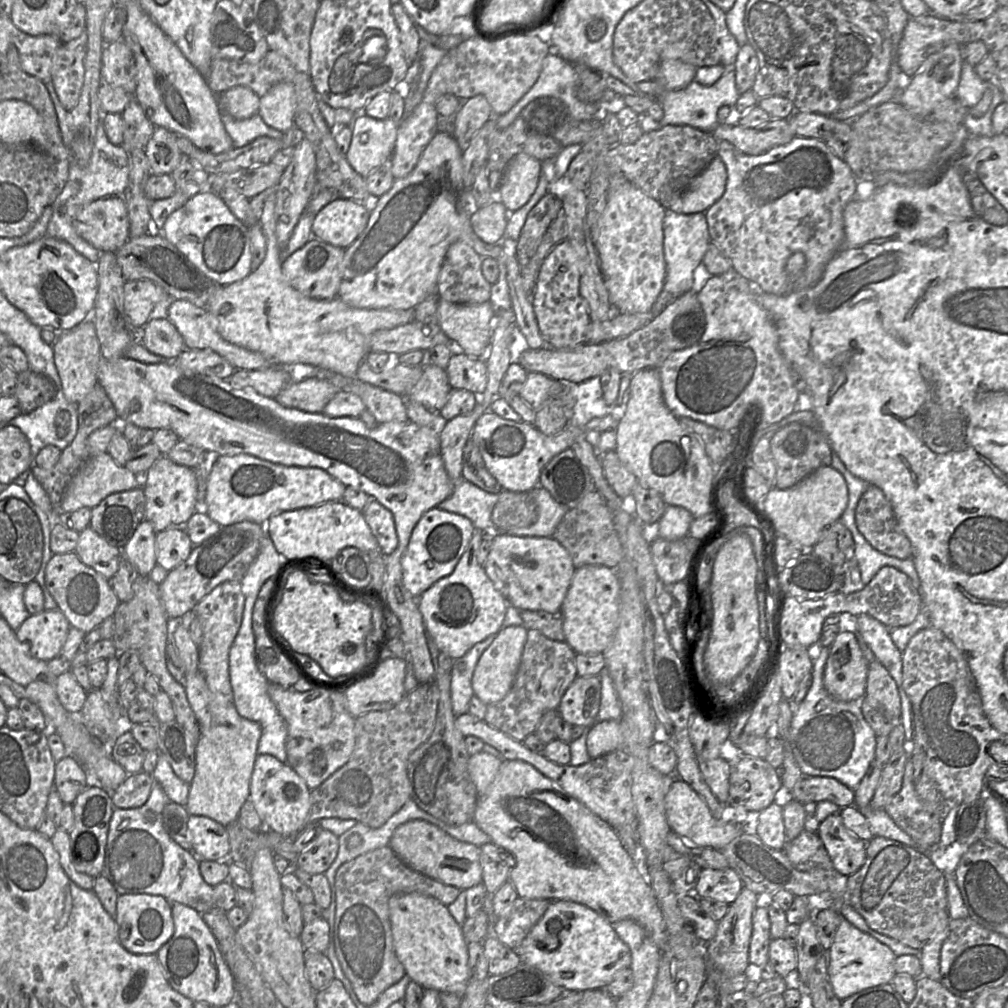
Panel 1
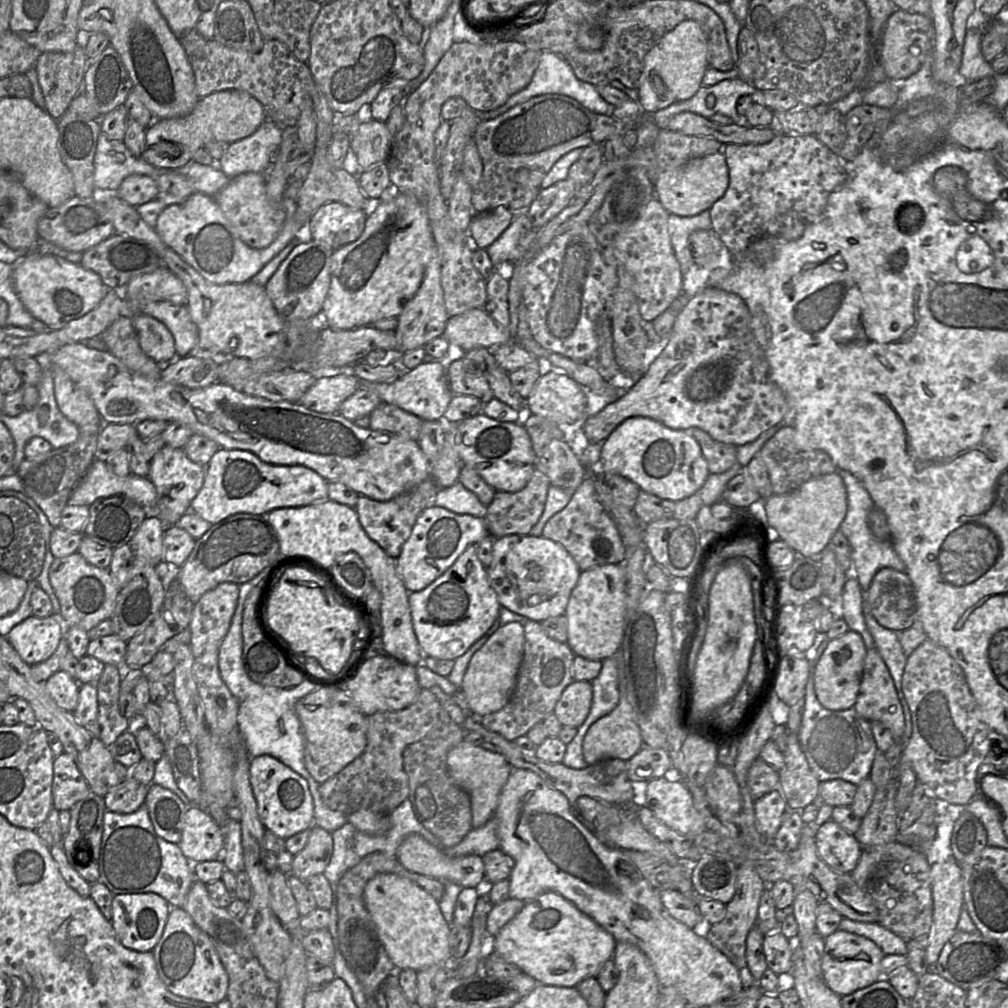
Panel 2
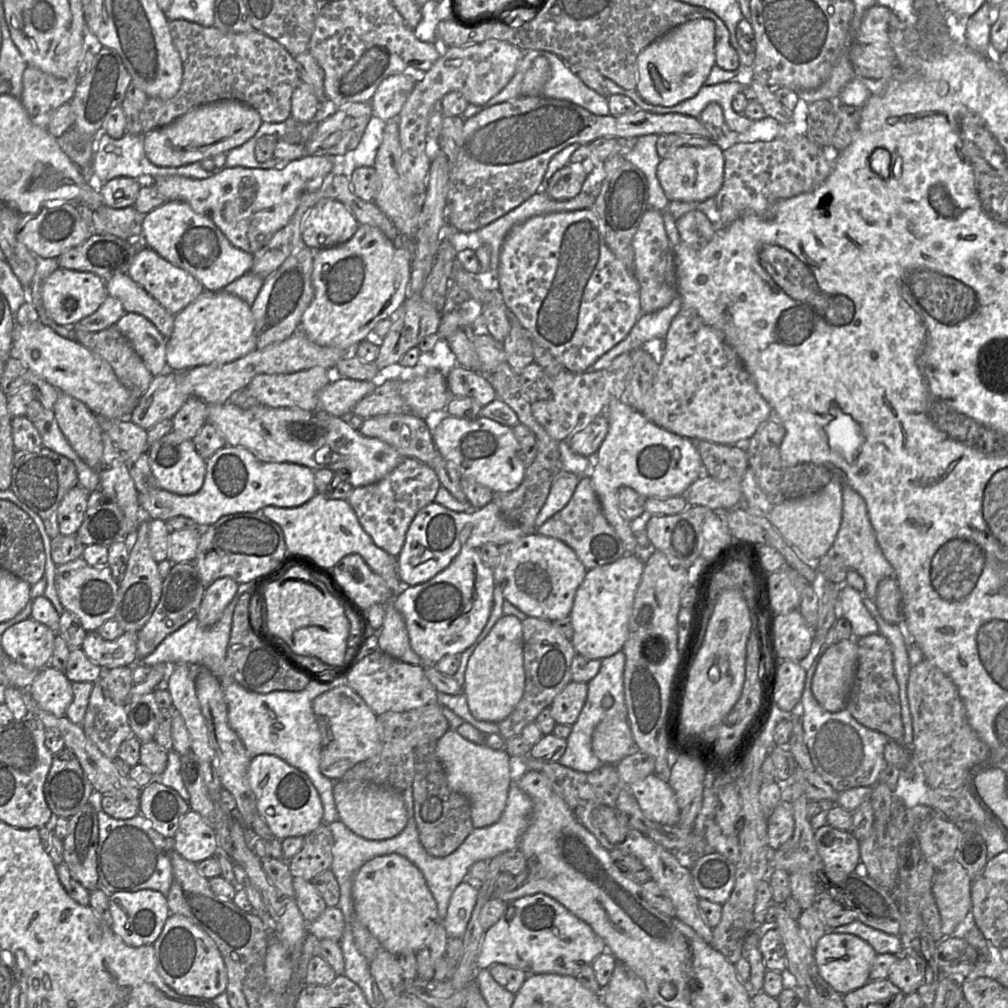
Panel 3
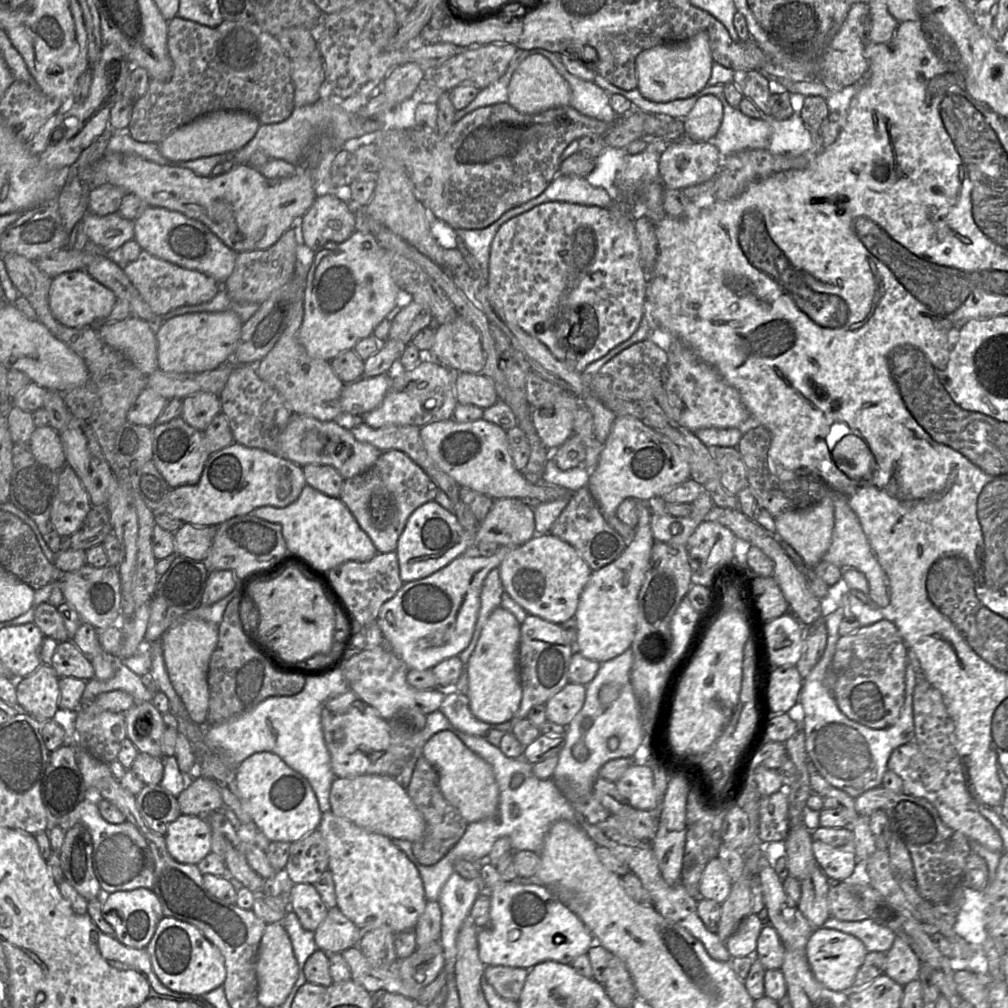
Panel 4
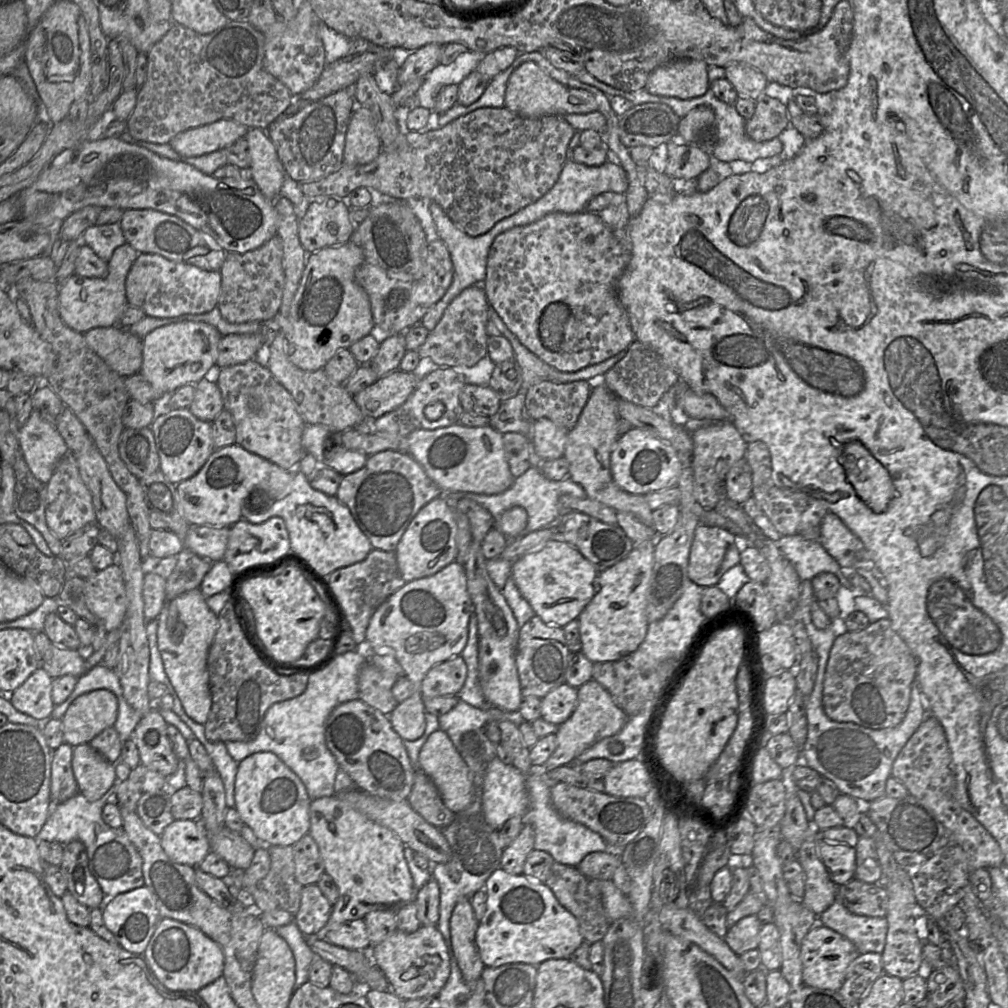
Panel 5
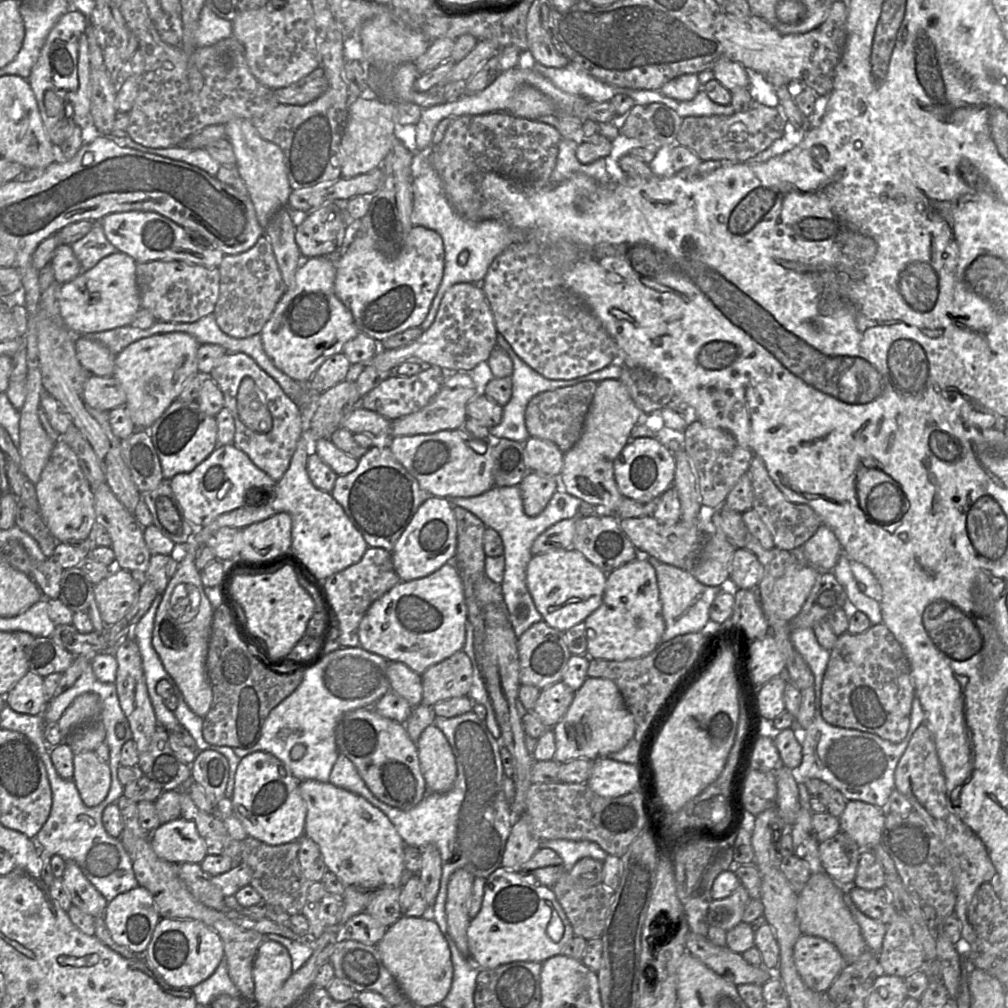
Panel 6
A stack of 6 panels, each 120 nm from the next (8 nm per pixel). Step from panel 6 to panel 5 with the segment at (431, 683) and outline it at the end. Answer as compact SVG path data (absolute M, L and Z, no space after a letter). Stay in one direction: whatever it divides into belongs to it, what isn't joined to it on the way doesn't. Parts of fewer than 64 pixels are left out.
M461 656L432 667L421 683L421 694L424 699L437 696L456 696L466 681L467 666Z

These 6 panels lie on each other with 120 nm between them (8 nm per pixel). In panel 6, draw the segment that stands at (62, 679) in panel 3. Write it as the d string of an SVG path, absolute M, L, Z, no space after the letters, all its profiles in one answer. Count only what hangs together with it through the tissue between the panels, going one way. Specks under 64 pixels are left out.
M28 671L4 696L7 705L24 714L43 714L50 701L43 690L43 677Z

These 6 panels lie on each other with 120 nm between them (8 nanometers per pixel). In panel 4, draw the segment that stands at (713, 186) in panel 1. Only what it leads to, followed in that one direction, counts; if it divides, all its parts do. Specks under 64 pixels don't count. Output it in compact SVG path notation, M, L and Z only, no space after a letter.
M674 141L662 152L660 180L665 188L685 189L714 179L723 156L716 146L702 141Z

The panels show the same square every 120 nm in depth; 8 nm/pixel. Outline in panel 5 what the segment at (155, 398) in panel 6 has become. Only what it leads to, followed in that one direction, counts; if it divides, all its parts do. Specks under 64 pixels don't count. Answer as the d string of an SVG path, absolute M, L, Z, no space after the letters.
M181 321L159 327L142 339L143 360L139 374L144 376L156 392L169 396L175 390L185 385L195 385L202 380L211 367L215 367L218 357L218 344L222 335L212 325L203 322Z

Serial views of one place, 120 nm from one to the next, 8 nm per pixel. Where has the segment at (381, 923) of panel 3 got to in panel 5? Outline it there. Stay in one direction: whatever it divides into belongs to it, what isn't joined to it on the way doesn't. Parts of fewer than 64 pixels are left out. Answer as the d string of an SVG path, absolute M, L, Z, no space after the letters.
M336 795L311 800L309 815L308 834L318 845L325 872L333 878L339 890L339 898L333 905L330 919L317 936L324 939L327 932L346 922L364 919L371 911L389 910L397 914L403 905L415 902L417 891L404 856L405 844L393 830L368 819Z

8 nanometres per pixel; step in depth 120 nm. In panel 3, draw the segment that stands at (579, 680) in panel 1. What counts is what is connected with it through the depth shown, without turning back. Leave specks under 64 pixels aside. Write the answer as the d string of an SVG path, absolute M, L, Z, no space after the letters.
M571 681L553 699L551 717L557 724L572 726L578 719L587 699L587 683Z

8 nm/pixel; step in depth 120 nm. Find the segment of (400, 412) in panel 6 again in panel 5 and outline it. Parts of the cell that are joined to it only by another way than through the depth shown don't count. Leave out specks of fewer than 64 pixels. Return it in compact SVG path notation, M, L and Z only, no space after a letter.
M399 368L353 396L366 419L377 419L400 407L412 394L420 379Z

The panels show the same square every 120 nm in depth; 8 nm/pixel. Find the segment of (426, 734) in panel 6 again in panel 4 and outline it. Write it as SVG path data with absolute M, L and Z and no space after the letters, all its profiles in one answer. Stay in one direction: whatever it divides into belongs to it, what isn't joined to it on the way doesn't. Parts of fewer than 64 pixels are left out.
M443 730L430 737L422 756L436 769L439 788L467 823L494 818L498 812L499 788L491 766L458 738L455 730Z

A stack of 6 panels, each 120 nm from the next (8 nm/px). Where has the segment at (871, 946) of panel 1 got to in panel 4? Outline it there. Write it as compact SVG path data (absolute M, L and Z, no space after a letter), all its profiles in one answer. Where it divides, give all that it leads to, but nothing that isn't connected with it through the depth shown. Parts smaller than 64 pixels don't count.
M816 928L805 948L805 955L815 979L826 988L835 992L849 992L855 976L864 962L868 951L858 938L829 928Z

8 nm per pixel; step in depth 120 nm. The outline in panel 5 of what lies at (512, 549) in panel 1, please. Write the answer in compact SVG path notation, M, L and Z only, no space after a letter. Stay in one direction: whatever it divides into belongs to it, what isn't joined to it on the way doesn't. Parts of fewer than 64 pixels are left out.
M550 539L512 562L511 577L521 595L545 624L563 628L577 620L596 592L598 571L573 546L562 539Z

